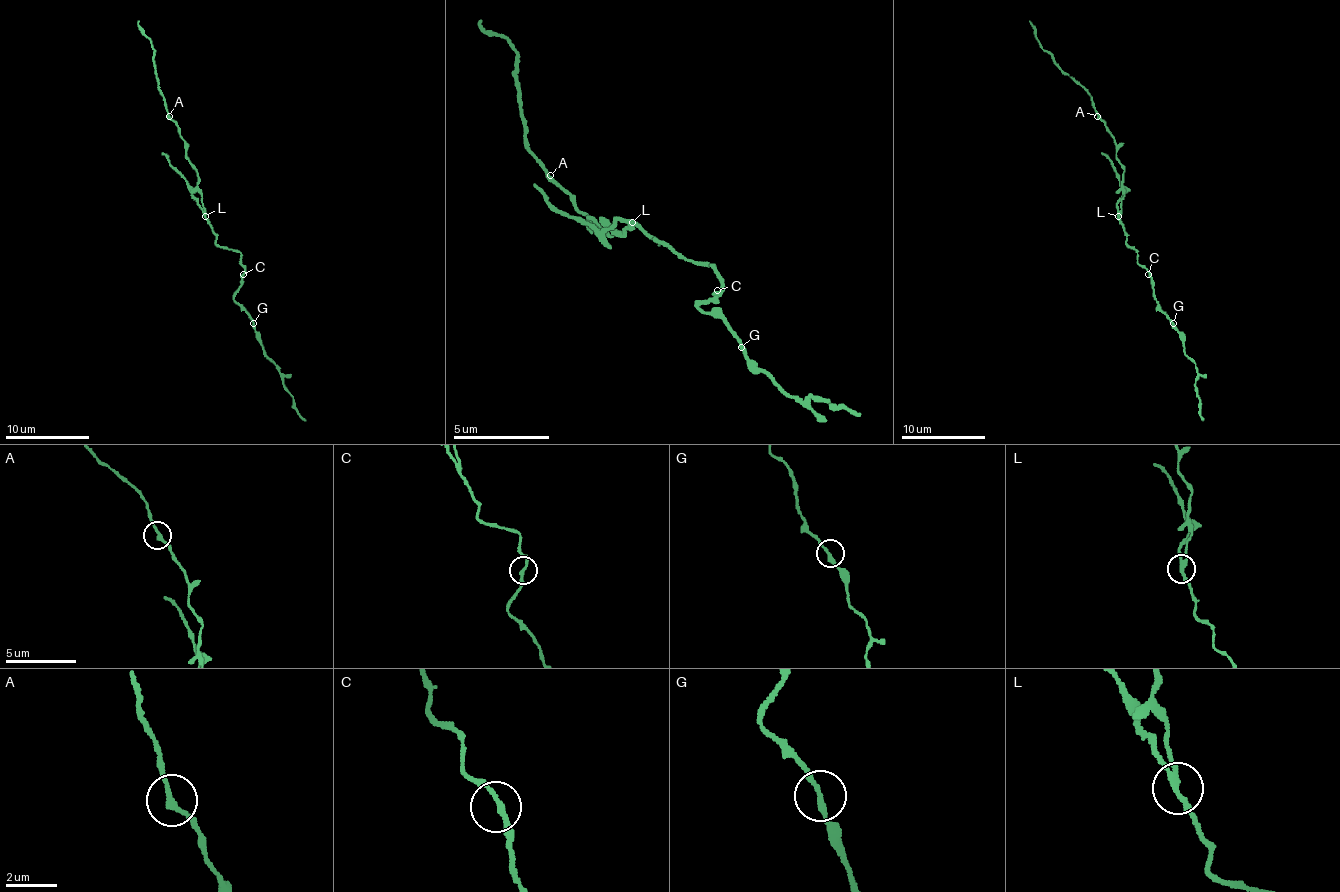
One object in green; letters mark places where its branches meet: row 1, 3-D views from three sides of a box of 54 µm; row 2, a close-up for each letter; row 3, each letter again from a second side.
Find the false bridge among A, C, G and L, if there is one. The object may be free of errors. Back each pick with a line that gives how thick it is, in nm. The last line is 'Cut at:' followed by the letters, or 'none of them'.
L: Thickness 190 nm
Cut at: L

